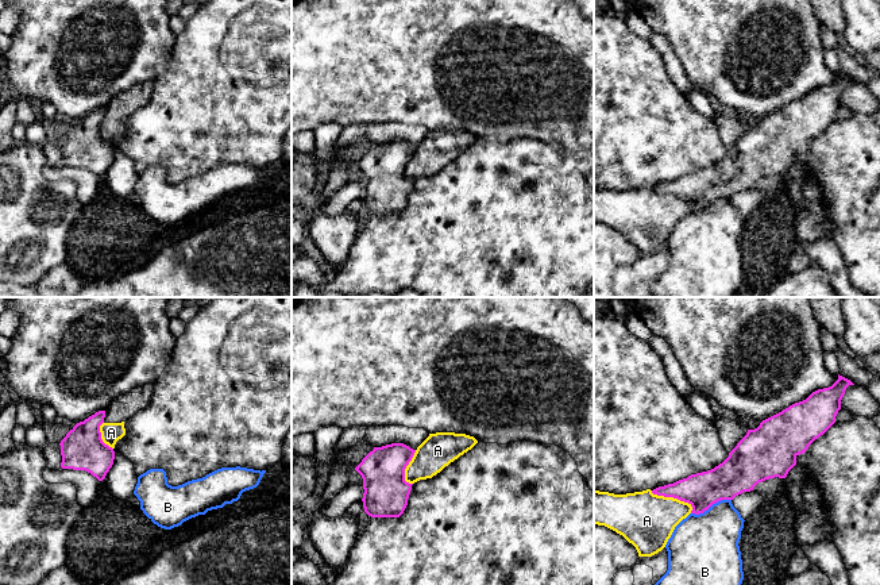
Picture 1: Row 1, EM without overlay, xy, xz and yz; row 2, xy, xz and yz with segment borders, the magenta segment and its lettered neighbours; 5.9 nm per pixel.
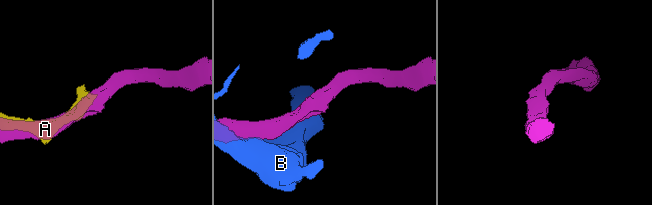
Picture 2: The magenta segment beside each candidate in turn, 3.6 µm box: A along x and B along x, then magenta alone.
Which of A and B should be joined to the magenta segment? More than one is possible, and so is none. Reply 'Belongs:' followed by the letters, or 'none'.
Belongs: none

